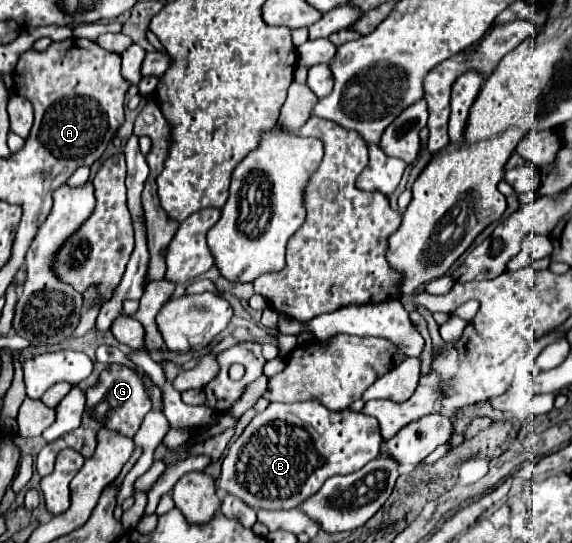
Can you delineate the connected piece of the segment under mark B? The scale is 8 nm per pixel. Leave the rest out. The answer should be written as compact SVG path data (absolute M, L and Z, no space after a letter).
M316 399L300 403L270 403L262 413L258 413L242 435L232 443L220 473L220 489L236 495L252 509L294 509L314 495L322 483L332 475L344 475L362 469L366 463L380 455L382 437L376 419L364 413L344 409L340 413L328 411Z

